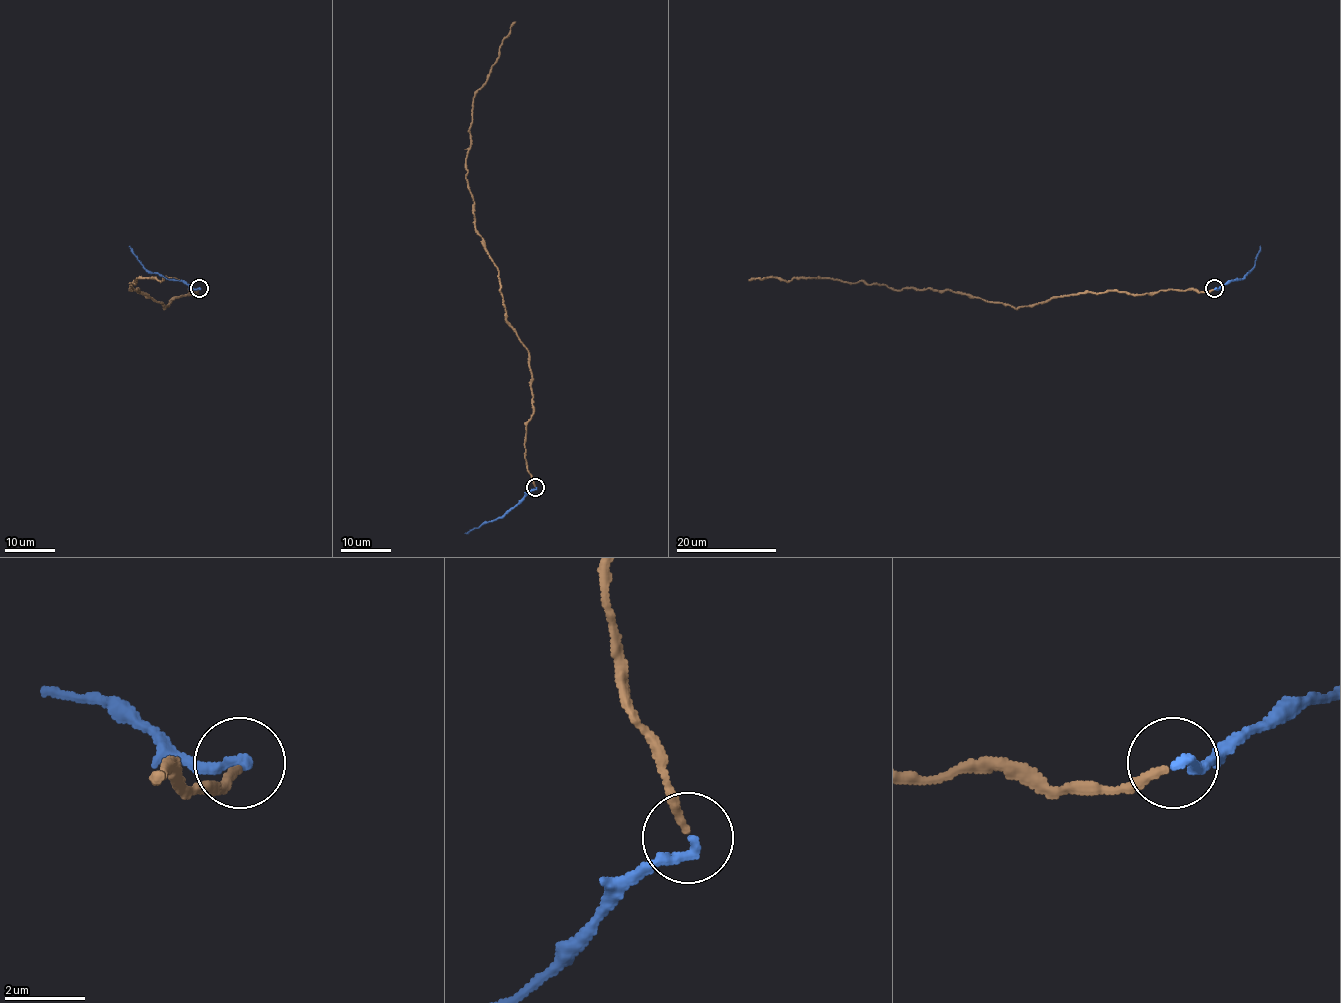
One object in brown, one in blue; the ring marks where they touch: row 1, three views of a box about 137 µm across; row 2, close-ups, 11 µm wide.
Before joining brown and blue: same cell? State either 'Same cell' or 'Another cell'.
Same cell

